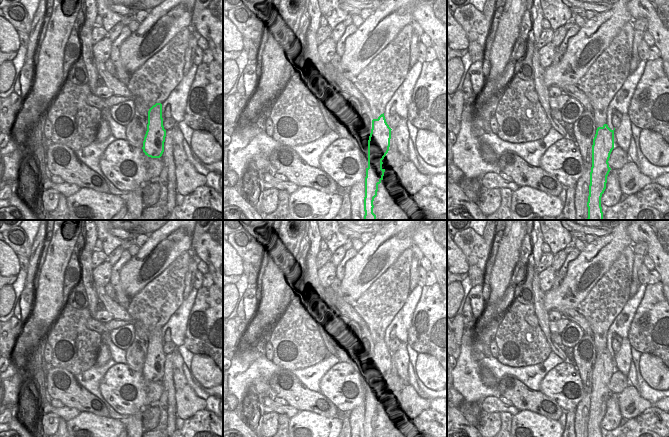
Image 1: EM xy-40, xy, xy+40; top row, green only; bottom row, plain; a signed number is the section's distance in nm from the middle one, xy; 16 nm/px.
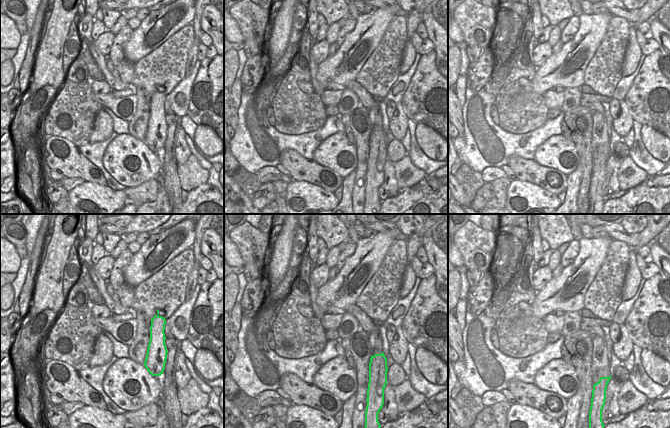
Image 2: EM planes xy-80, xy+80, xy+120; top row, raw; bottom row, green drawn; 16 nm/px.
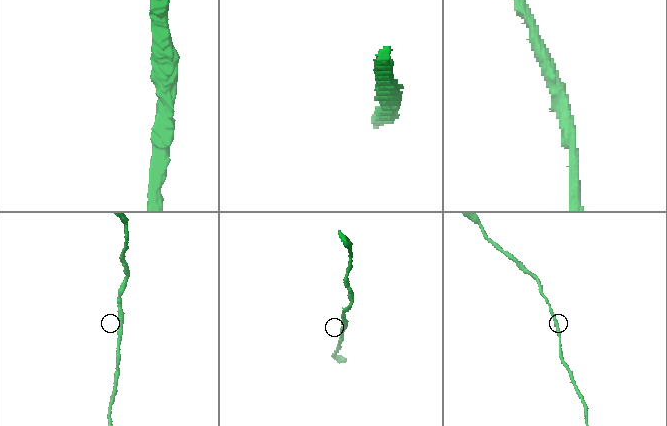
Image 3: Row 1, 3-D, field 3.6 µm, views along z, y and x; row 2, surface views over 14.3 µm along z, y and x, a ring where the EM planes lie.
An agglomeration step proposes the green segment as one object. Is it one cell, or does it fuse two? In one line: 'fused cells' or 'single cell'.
single cell

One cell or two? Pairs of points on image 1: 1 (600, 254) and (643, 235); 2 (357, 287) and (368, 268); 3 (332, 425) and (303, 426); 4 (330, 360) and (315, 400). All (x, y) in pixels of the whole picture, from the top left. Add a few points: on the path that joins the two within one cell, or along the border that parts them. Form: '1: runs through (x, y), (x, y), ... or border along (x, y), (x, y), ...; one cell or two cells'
1: border along (625, 230), (633, 243); two cells
2: runs through (357, 282), (357, 279), (363, 273); one cell
3: runs through (325, 426), (310, 426); one cell
4: border along (298, 378), (308, 388), (319, 393); two cells

